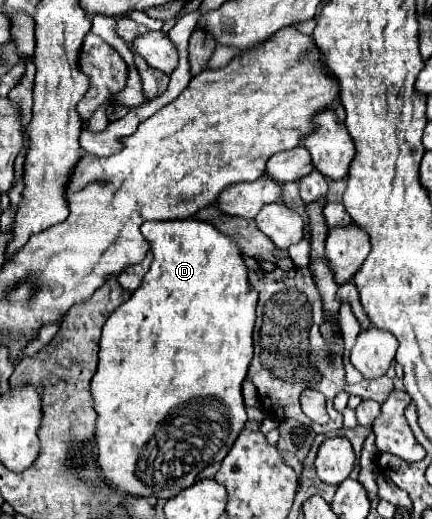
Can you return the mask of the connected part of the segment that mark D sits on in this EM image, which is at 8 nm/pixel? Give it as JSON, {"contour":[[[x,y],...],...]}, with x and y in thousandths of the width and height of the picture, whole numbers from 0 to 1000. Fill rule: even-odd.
{"contour":[[[382,424],[382,428],[336,428],[326,435],[326,447],[336,462],[350,474],[354,486],[354,509],[345,524],[336,528],[326,551],[308,563],[308,570],[280,586],[243,620],[234,663],[229,663],[229,709],[211,732],[211,755],[220,763],[220,790],[229,798],[225,805],[225,829],[220,829],[220,855],[225,855],[225,894],[238,906],[243,921],[257,925],[271,940],[285,948],[303,948],[313,956],[340,956],[340,960],[373,960],[391,963],[419,944],[438,940],[456,913],[475,906],[488,894],[512,890],[535,859],[544,855],[549,840],[558,836],[572,794],[567,775],[558,759],[558,740],[572,728],[572,713],[586,694],[586,636],[595,617],[595,563],[586,563],[576,547],[576,516],[567,509],[563,486],[549,474],[535,455],[521,455],[507,447],[493,432],[465,428],[465,424]]]}

